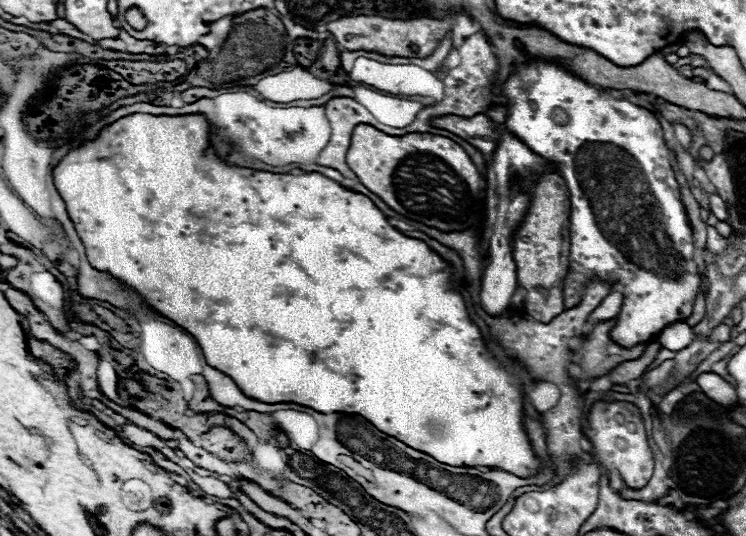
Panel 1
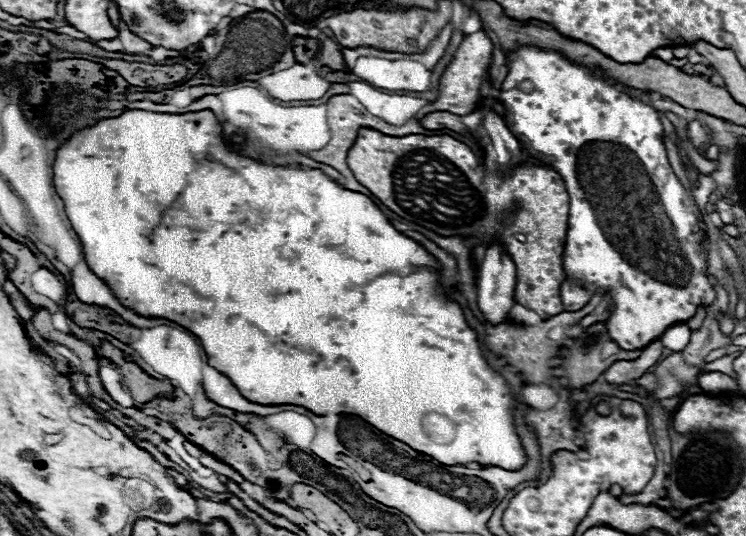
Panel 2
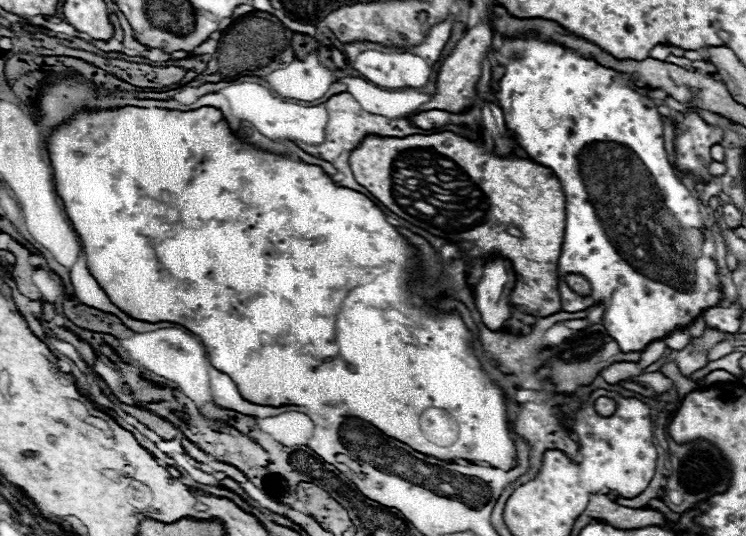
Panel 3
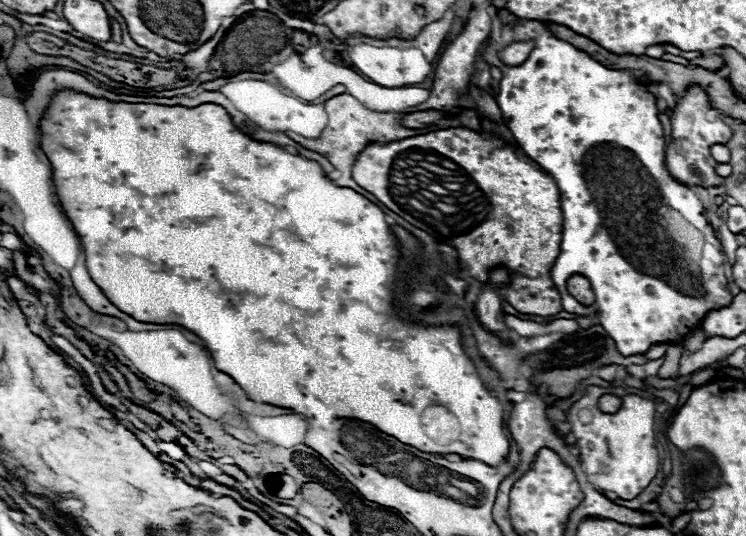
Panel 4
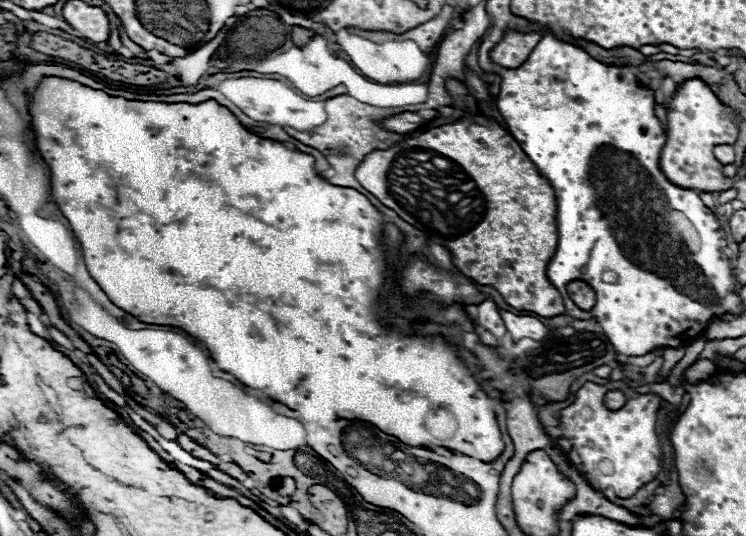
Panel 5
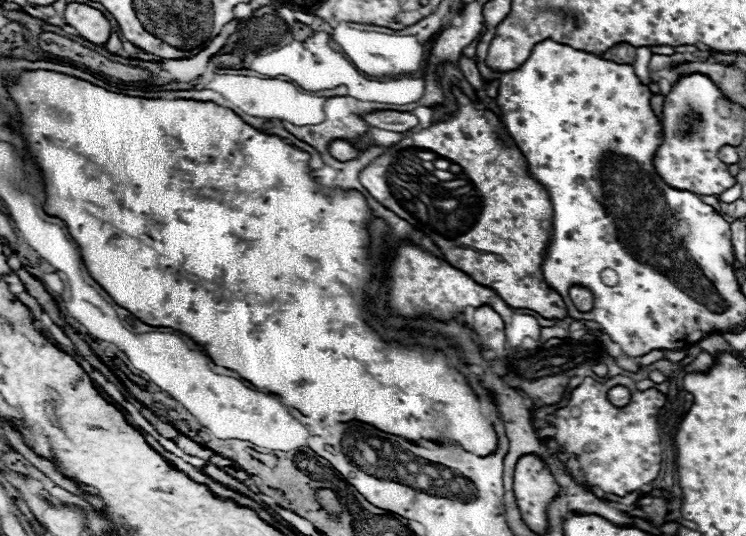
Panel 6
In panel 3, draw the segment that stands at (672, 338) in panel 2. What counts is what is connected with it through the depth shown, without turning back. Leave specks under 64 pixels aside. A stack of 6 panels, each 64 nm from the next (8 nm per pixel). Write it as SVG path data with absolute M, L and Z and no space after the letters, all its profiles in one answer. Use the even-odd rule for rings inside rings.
M684 328L684 330L672 332L668 338L664 338L664 342L666 342L666 346L672 348L672 350L682 350L682 348L688 346L688 330Z

